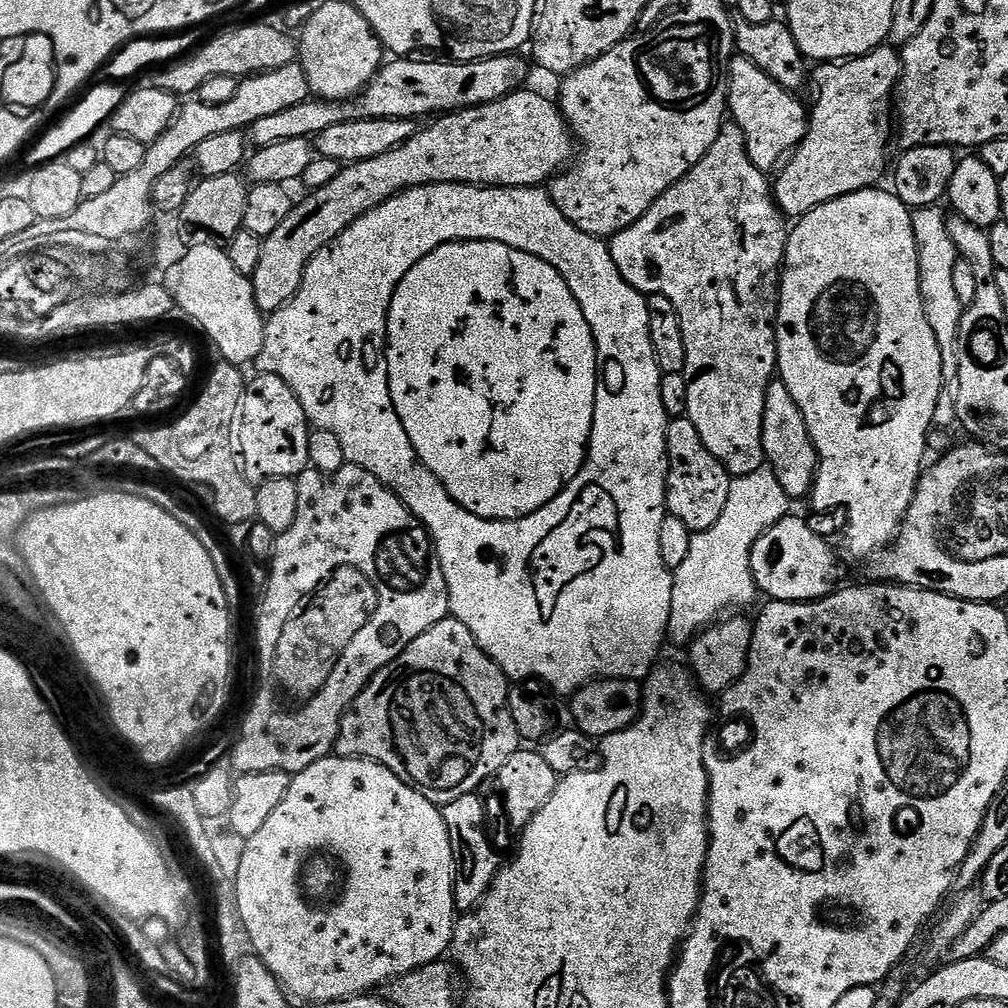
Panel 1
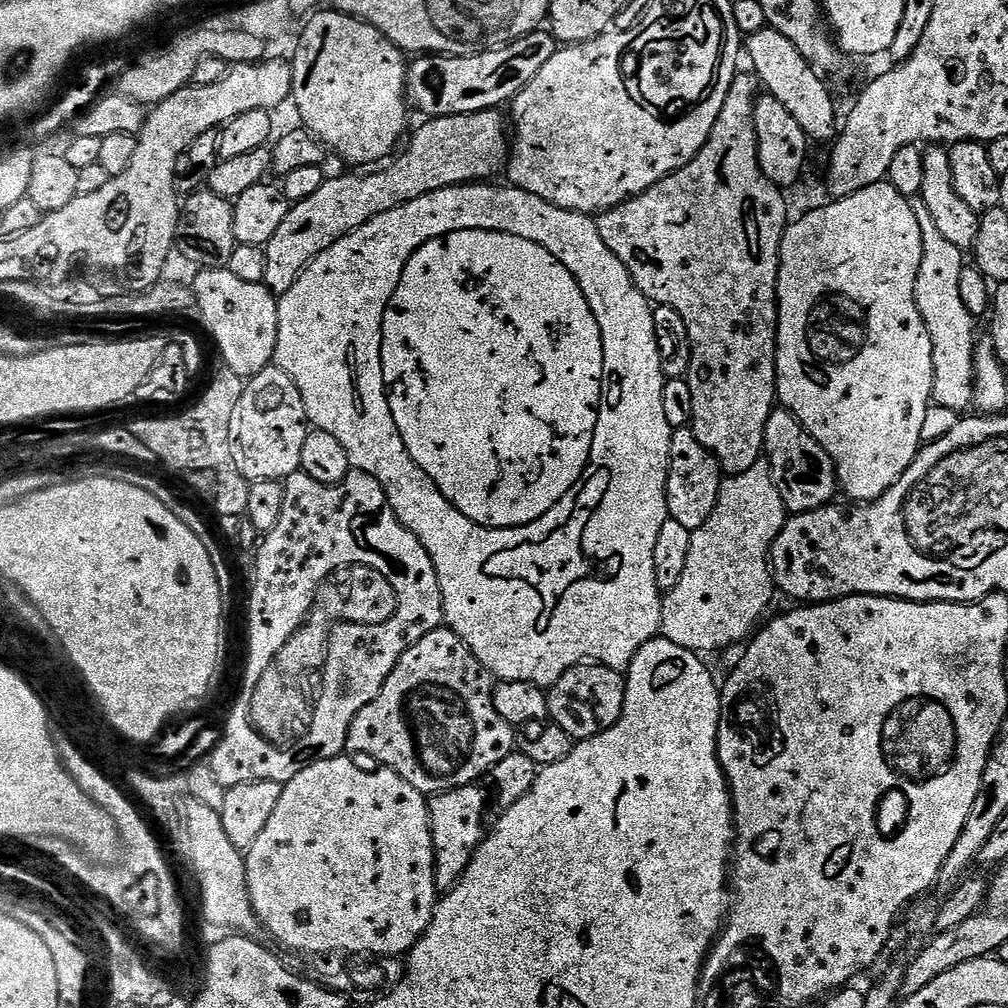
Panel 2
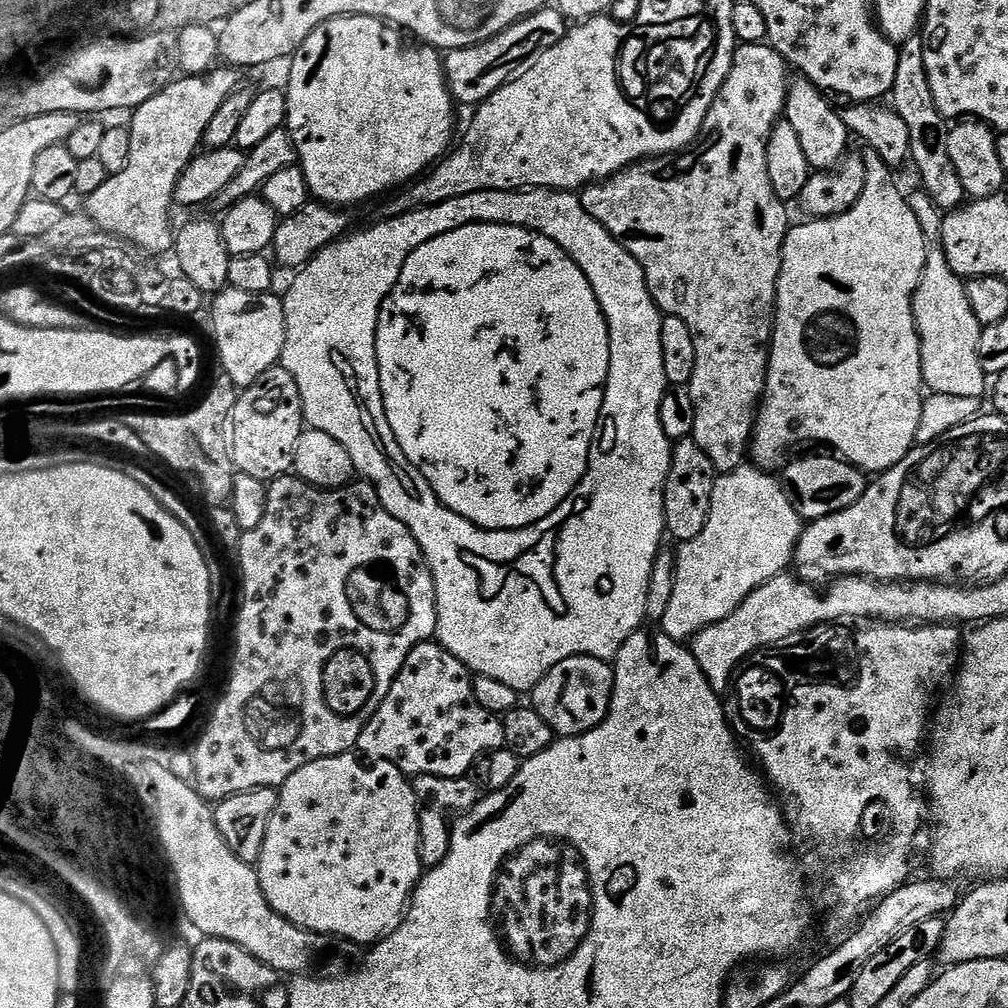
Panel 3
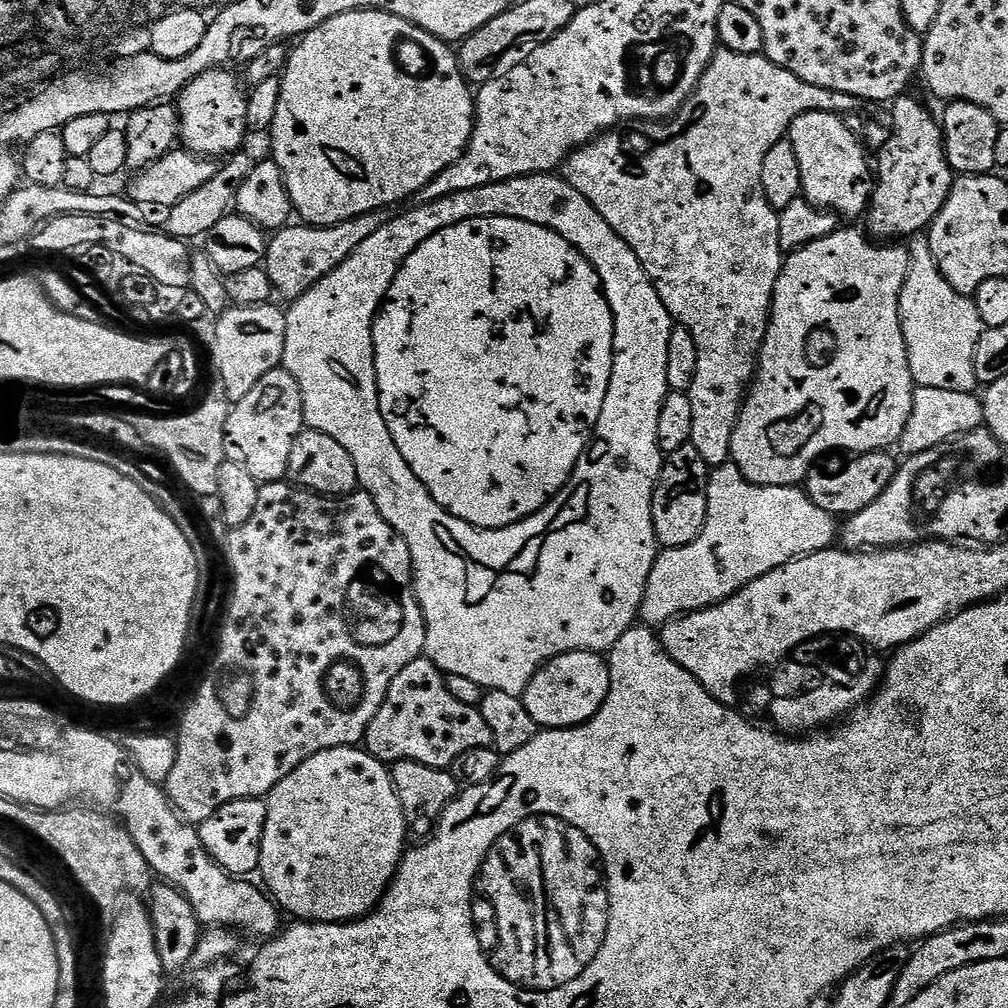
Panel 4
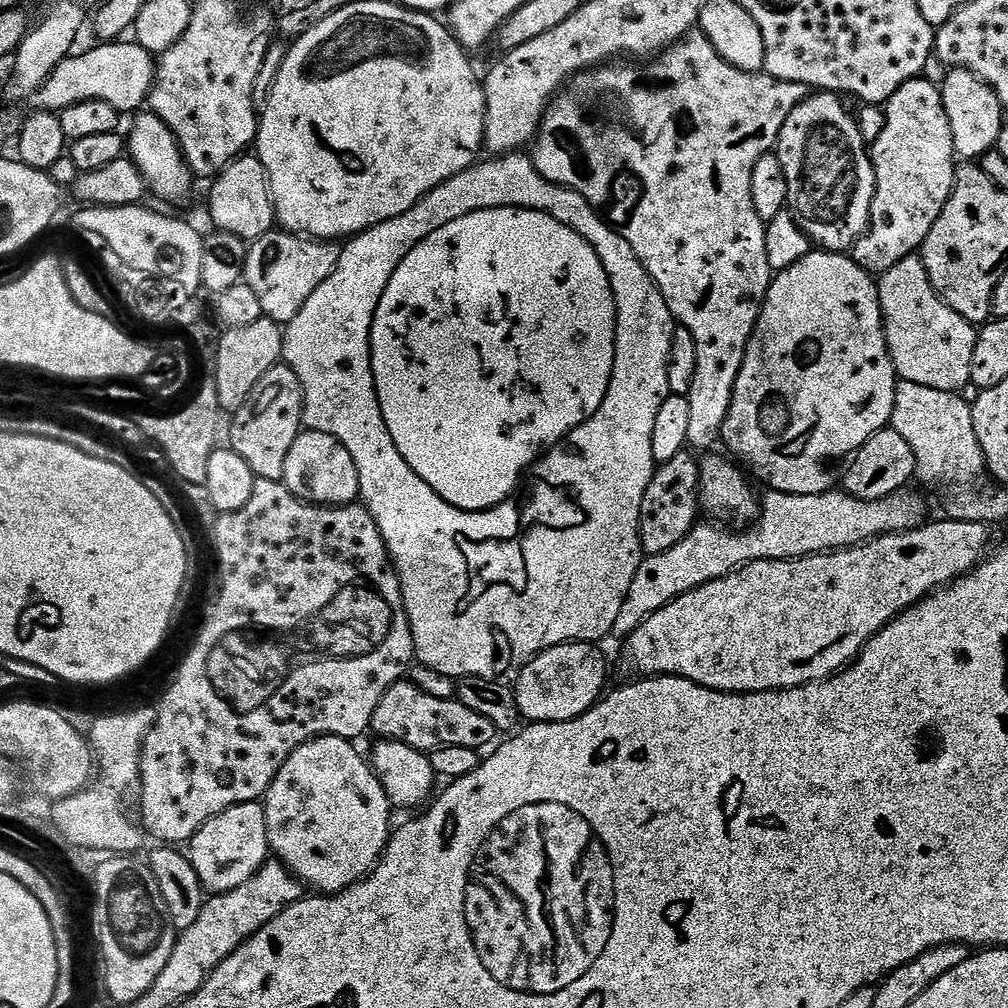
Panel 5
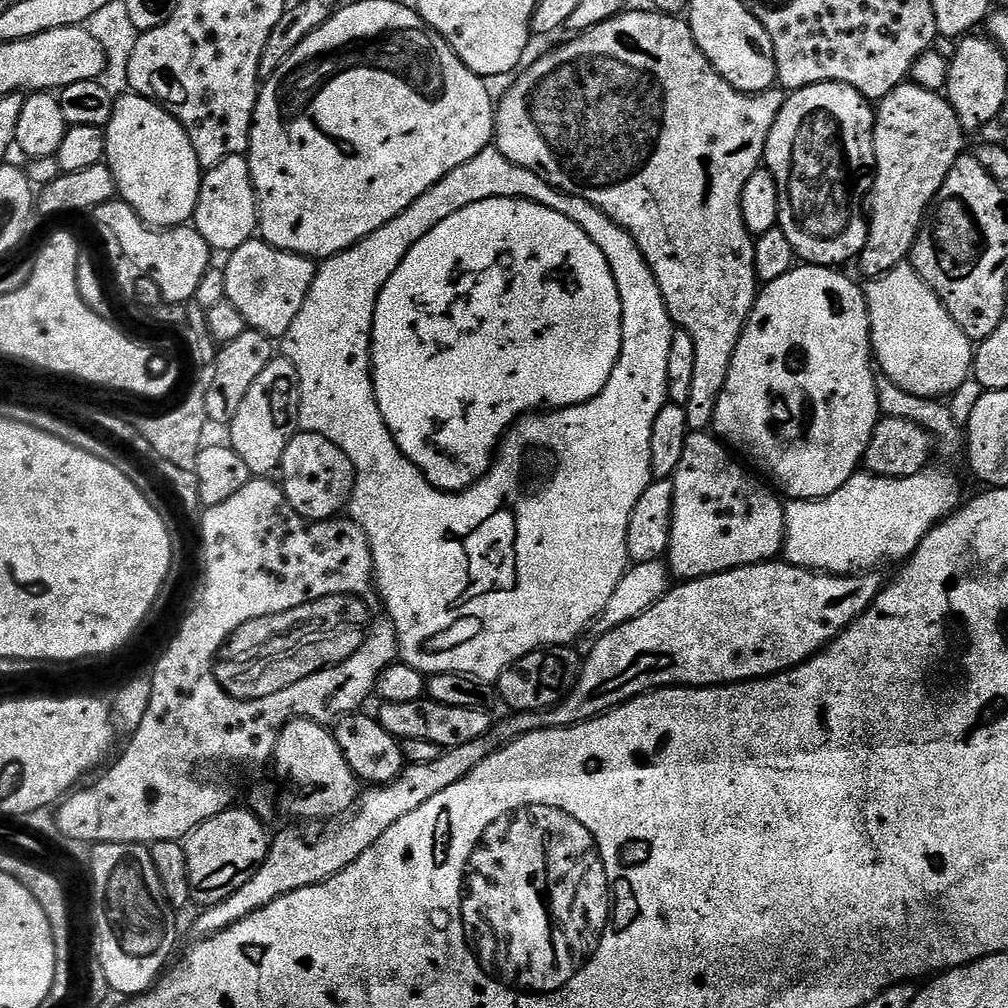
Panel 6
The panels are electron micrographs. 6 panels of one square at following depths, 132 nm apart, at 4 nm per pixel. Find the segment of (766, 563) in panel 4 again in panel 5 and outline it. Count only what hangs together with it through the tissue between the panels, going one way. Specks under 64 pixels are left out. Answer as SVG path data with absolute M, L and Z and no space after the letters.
M829 490L817 496L773 491L767 495L760 504L759 516L751 526L741 531L744 532L741 536L736 532L728 533L724 529L727 527L719 523L700 522L690 535L678 542L678 546L666 550L666 554L644 556L634 582L630 582L622 610L618 610L616 620L612 623L611 635L626 638L638 630L638 626L642 626L650 614L662 610L662 606L674 602L674 598L735 572L742 564L740 552L745 561L798 560L802 556L852 548L865 540L887 536L889 532L919 528L926 520L924 500L915 496L912 490L901 490L881 500L859 500L843 490Z

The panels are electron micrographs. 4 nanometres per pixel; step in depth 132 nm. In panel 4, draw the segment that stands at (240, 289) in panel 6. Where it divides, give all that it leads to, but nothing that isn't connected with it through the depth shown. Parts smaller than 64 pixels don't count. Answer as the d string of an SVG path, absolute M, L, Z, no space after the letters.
M381 210L370 214L358 214L358 218L350 218L346 222L338 222L334 226L313 228L303 222L293 223L291 226L279 229L276 236L267 241L263 267L268 271L268 277L273 289L285 296L288 302L298 299L310 286L314 286L330 270L342 266L374 230L378 230L390 219L387 211Z

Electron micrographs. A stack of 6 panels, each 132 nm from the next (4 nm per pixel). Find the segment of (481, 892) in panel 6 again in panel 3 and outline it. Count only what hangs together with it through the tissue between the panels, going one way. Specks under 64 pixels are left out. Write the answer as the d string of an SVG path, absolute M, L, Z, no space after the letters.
M535 840L526 845L525 848L518 849L514 855L509 856L504 861L504 866L501 868L499 876L496 877L496 887L492 889L492 910L498 917L498 928L502 933L503 943L516 959L529 966L563 964L565 960L569 960L576 953L578 946L586 938L588 928L592 925L592 913L594 911L594 888L588 879L588 870L584 867L579 852L563 842L550 840Z

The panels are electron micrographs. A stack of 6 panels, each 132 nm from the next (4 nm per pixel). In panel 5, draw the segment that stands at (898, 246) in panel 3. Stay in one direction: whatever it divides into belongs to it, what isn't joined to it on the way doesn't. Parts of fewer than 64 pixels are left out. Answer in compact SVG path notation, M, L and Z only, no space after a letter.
M813 250L809 256L802 258L802 262L794 262L794 266L775 273L773 282L768 287L756 329L748 343L746 358L742 362L742 370L738 374L738 382L734 382L734 394L730 402L730 410L726 414L726 422L720 431L723 447L728 447L729 450L727 449L727 451L753 477L756 475L765 484L765 489L773 492L785 492L786 494L817 496L833 487L832 476L828 473L827 466L824 465L827 460L836 460L839 456L851 457L874 434L878 434L883 428L891 425L897 383L896 367L890 358L890 350L884 333L880 290L874 276L852 260L851 255L842 252Z

